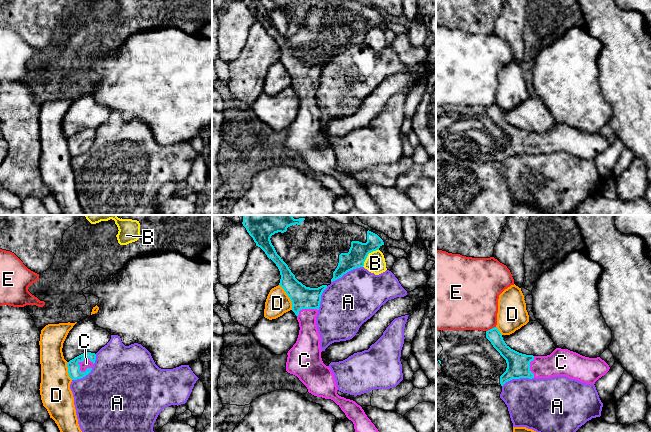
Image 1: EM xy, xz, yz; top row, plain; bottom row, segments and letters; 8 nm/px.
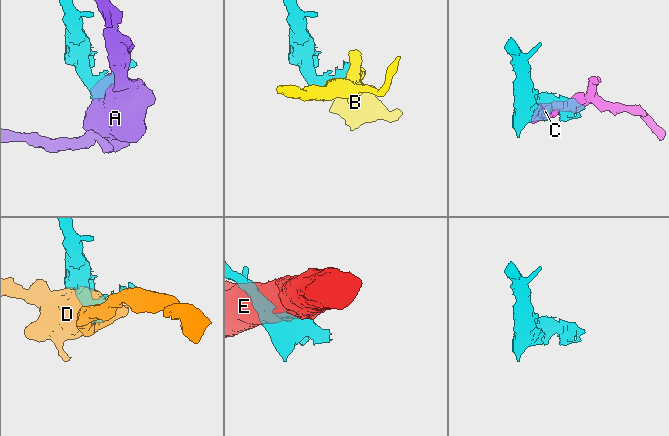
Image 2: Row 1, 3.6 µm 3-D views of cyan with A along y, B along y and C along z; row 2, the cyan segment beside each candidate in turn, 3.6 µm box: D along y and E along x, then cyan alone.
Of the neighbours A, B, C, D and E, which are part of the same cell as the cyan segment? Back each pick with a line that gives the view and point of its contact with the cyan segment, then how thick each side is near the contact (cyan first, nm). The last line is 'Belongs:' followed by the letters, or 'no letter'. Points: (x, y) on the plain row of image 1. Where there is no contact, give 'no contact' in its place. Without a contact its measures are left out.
C: xy (82, 137) | 100/70 nm
Belongs: C

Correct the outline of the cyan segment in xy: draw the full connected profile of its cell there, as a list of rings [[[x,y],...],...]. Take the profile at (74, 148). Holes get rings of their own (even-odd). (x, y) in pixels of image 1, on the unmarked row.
[[[91,128],[83,129],[67,139],[68,150],[72,156],[77,156],[88,151],[96,136],[96,130]]]

